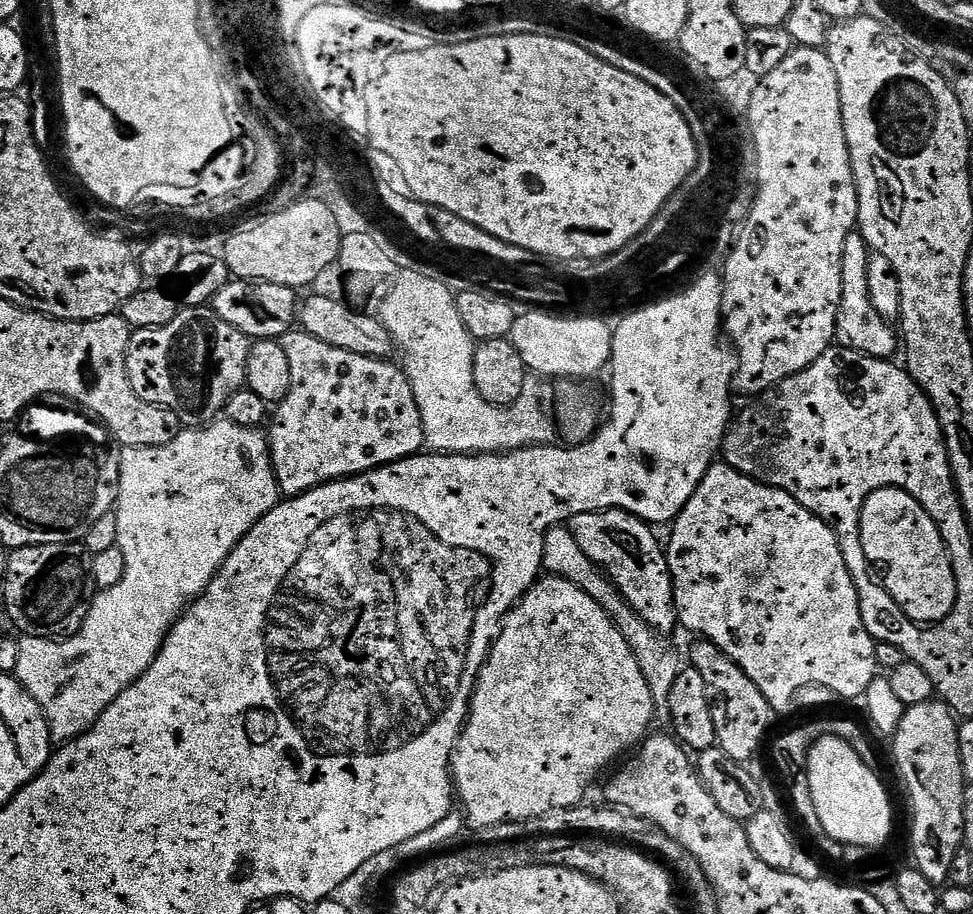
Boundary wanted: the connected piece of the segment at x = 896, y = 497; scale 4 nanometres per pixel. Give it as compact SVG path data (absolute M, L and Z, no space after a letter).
M895 487L879 488L871 492L860 511L859 534L869 565L879 566L884 572L882 583L885 591L891 594L892 600L898 602L901 610L913 623L931 626L950 614L957 600L955 563L937 524L913 495L903 488Z

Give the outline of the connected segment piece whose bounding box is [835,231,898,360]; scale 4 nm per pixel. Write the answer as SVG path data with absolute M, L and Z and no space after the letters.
M859 231L851 232L846 238L846 250L842 250L842 298L836 315L835 343L841 348L887 360L895 357L896 348L898 352L898 332L889 321L882 318L882 314L878 314L878 310L874 310L874 302L870 302L866 286L869 251Z

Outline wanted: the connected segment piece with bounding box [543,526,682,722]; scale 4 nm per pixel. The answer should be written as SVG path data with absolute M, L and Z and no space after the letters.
M567 526L551 528L544 539L544 566L543 571L550 576L561 576L566 582L574 582L578 590L586 590L598 606L614 622L618 634L626 638L626 646L630 646L630 654L638 662L642 670L642 678L646 678L646 686L650 686L652 701L656 704L656 716L664 722L670 721L670 690L674 687L674 681L682 667L680 656L676 648L671 644L667 635L653 630L622 598L622 594L613 586L607 575L586 554L582 554L582 546L574 542L574 534L570 534Z

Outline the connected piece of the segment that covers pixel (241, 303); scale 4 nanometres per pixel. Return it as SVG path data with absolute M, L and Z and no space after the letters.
M229 279L222 290L211 300L210 307L213 312L222 318L222 322L230 322L234 330L242 330L253 341L279 340L281 336L293 331L298 320L297 289L278 286L274 282L261 280Z

